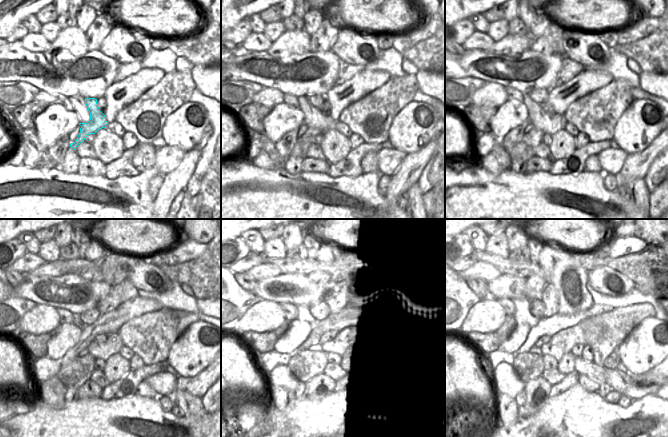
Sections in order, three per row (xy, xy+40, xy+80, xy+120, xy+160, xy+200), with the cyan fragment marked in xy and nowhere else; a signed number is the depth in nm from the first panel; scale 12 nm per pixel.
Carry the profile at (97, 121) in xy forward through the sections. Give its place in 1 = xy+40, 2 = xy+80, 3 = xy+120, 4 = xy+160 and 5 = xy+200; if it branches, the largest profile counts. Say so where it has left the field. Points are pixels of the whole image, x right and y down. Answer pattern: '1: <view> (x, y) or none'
1: xy+40 (302, 144)
2: xy+80 (525, 149)
3: xy+120 (78, 371)
4: xy+160 (304, 366)
5: xy+200 (528, 366)

